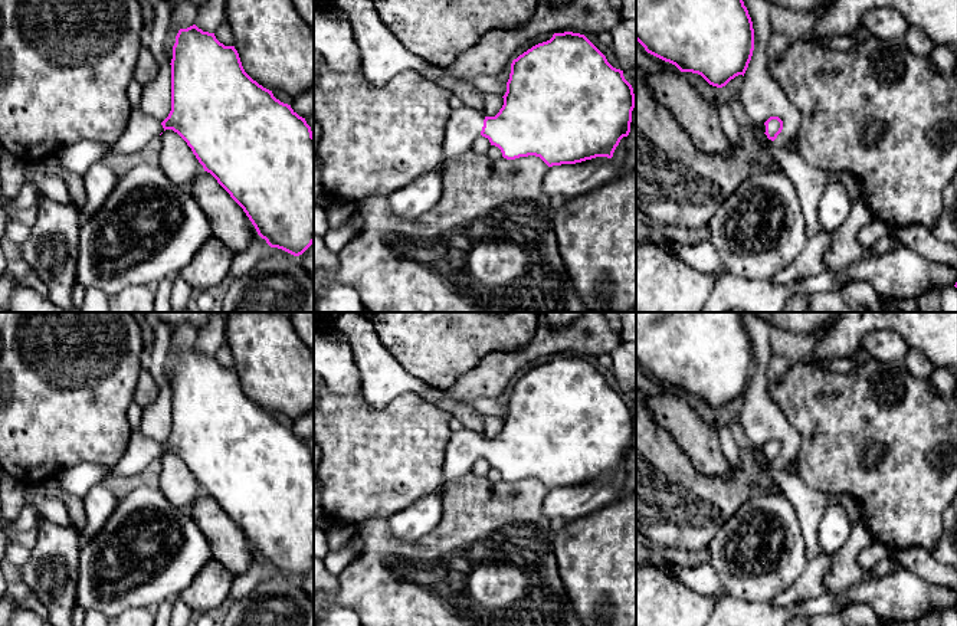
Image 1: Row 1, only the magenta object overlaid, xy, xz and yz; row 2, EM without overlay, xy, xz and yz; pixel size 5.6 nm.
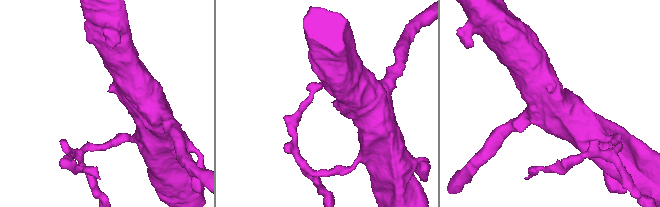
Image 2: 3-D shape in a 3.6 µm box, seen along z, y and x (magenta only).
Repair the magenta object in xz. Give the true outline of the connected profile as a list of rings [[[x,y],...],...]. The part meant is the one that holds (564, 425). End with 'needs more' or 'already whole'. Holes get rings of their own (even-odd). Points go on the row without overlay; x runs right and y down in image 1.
[[[554,355],[547,364],[538,366],[520,377],[511,386],[504,427],[495,439],[486,439],[469,429],[452,432],[445,449],[440,486],[442,495],[446,484],[471,472],[478,459],[489,462],[491,468],[501,472],[502,479],[515,482],[520,479],[540,479],[548,489],[576,486],[596,479],[612,481],[623,459],[630,455],[635,416],[625,402],[623,393],[613,390],[606,378],[580,355]]] | needs more

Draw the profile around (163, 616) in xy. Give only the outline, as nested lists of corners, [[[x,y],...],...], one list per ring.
[[[173,600],[160,603],[154,614],[154,626],[171,626]]]

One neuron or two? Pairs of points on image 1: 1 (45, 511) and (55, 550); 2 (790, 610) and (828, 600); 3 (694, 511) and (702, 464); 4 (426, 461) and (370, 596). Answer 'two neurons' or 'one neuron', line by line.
1: two neurons
2: one neuron
3: two neurons
4: two neurons

